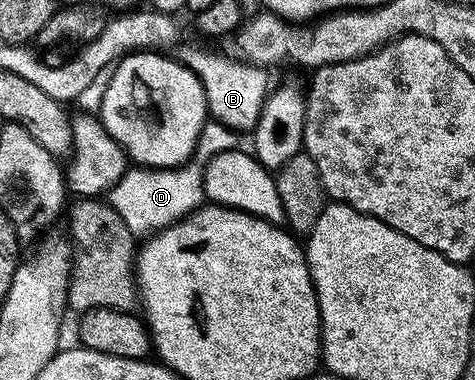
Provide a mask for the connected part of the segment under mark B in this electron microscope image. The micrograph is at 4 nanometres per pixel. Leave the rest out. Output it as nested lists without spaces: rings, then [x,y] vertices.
[[[185,49],[179,54],[180,60],[188,69],[192,69],[201,81],[205,92],[207,113],[212,120],[223,123],[227,128],[240,131],[253,130],[261,117],[261,108],[270,92],[269,77],[264,68],[250,65],[236,56],[224,57],[221,53],[208,53],[205,49]]]

